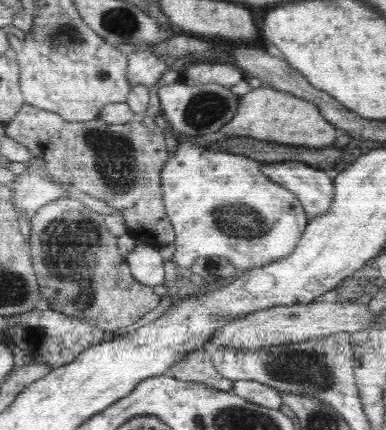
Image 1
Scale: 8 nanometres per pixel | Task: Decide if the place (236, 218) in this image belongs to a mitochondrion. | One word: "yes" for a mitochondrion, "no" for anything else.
yes

